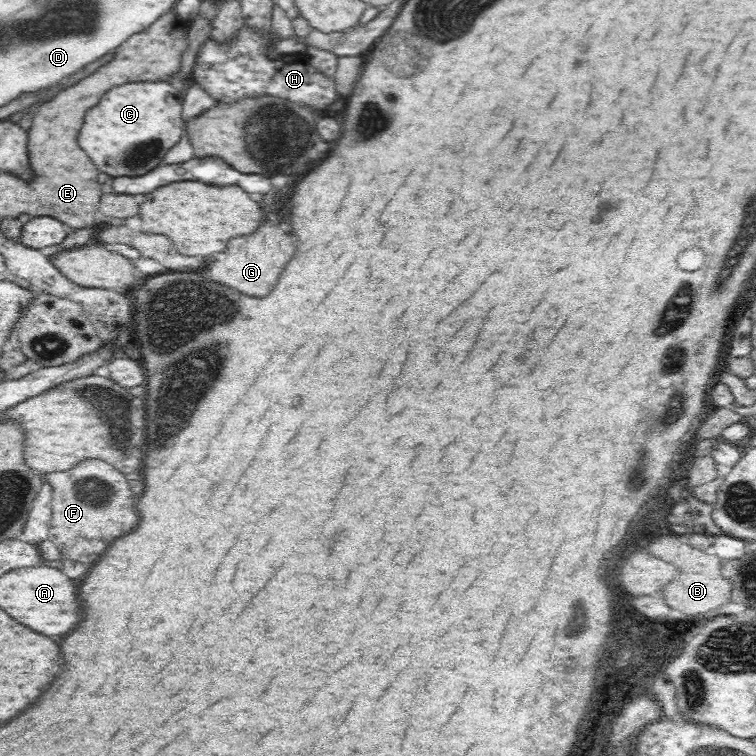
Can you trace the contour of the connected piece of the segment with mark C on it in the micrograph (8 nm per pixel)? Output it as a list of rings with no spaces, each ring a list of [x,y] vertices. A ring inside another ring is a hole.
[[[138,82],[138,84],[122,84],[108,92],[102,98],[102,104],[86,116],[84,128],[80,132],[80,146],[84,152],[94,160],[100,172],[110,176],[140,176],[152,170],[156,162],[156,142],[160,142],[160,158],[162,154],[172,148],[180,136],[180,108],[182,108],[182,94],[170,86],[160,82]],[[152,142],[152,162],[134,164],[132,156],[136,150],[150,146]]]

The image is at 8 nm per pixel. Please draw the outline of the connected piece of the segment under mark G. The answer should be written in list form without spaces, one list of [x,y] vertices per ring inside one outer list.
[[[262,228],[258,236],[246,236],[242,240],[232,240],[228,244],[228,250],[210,264],[208,278],[240,294],[262,298],[274,290],[280,274],[284,272],[292,256],[294,256],[294,244],[290,244],[290,238],[278,236],[278,232],[270,232],[270,228]]]

